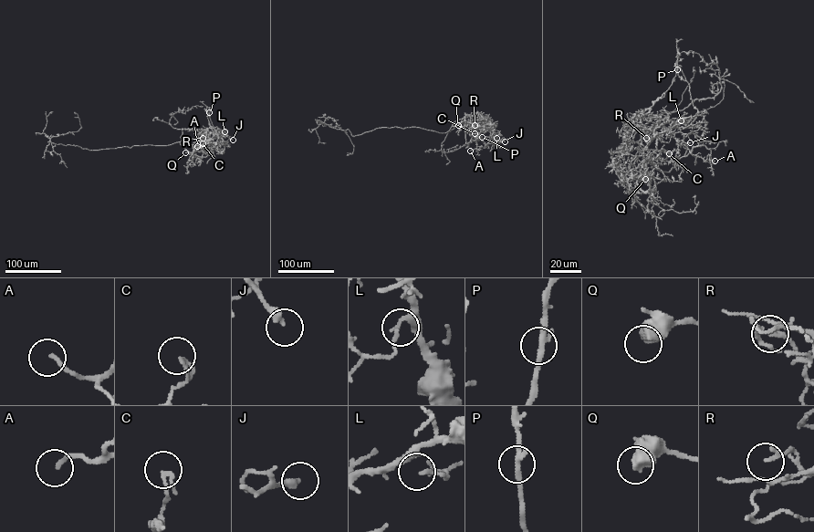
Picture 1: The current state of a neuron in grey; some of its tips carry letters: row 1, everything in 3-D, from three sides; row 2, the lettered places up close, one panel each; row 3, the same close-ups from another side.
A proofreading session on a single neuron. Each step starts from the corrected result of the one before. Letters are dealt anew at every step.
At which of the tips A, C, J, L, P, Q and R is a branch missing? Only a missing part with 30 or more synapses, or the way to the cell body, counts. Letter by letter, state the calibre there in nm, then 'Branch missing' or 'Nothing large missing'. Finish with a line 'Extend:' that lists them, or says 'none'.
A: Thickness 170 nm. Nothing large missing
C: Thickness 110 nm. Nothing large missing
J: Thickness 280 nm. Nothing large missing
L: Thickness 90 nm. Nothing large missing
P: Thickness 220 nm. Nothing large missing
Q: Thickness 600 nm. Nothing large missing
R: Thickness 150 nm. Nothing large missing
Extend: none

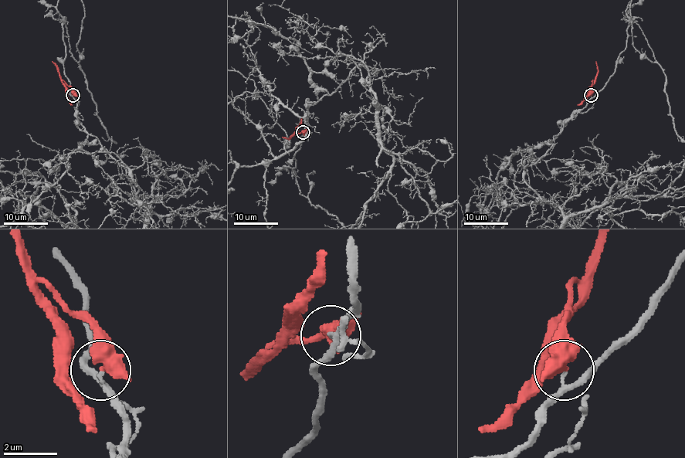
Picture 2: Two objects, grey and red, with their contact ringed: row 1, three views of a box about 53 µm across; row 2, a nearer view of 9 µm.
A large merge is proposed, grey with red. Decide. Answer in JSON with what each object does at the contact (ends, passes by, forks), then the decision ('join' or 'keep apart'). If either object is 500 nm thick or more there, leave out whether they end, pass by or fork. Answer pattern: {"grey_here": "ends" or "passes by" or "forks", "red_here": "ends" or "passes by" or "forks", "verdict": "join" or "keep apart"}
{"grey_here": "passes by", "red_here": "passes by", "verdict": "keep apart"}

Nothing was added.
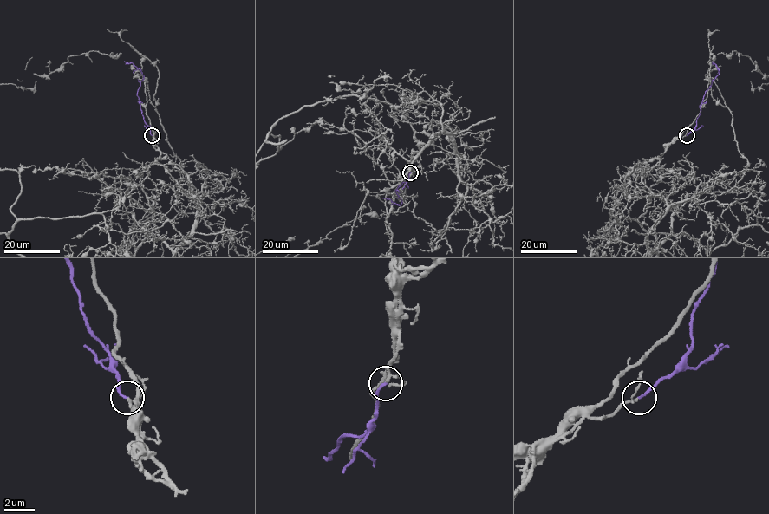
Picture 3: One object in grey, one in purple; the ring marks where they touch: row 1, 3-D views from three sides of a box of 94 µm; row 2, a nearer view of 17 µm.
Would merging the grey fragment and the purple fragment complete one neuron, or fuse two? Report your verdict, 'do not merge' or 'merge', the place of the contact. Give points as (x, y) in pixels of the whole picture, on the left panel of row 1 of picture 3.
merge; at (152, 135)

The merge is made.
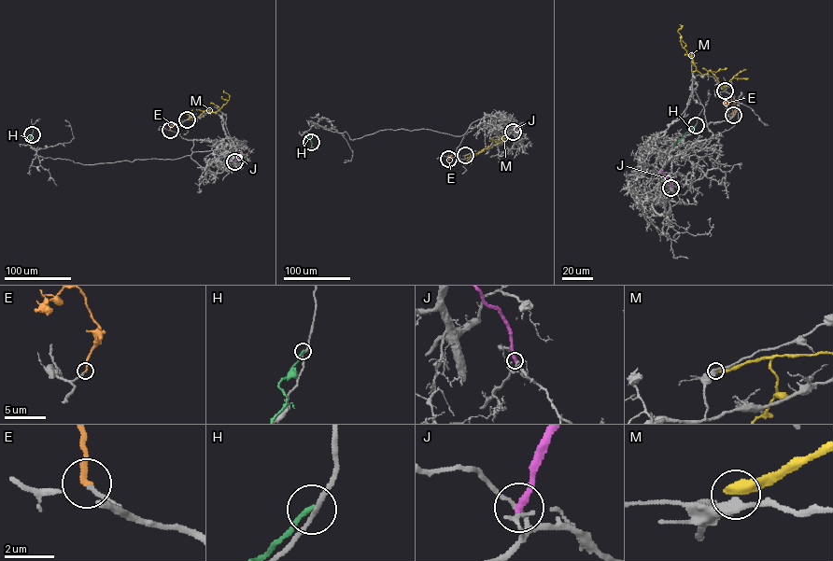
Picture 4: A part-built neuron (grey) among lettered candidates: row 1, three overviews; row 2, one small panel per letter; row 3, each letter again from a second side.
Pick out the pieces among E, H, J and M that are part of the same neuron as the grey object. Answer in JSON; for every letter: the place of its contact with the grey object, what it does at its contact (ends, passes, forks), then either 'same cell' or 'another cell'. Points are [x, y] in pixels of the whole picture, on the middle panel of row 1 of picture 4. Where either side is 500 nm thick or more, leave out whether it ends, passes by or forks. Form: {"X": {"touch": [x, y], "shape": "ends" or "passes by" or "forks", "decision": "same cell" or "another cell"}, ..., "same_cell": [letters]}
{"E": {"touch": [448, 159], "shape": "ends", "decision": "same cell"}, "H": {"touch": [311, 142], "shape": "ends", "decision": "another cell"}, "J": {"touch": [513, 132], "shape": "ends", "decision": "another cell"}, "M": {"touch": [465, 155], "decision": "another cell"}, "same_cell": ["E"]}

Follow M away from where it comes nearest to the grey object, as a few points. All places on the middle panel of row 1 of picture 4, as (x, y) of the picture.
M: (465, 155), (490, 147), (507, 135), (502, 135)

